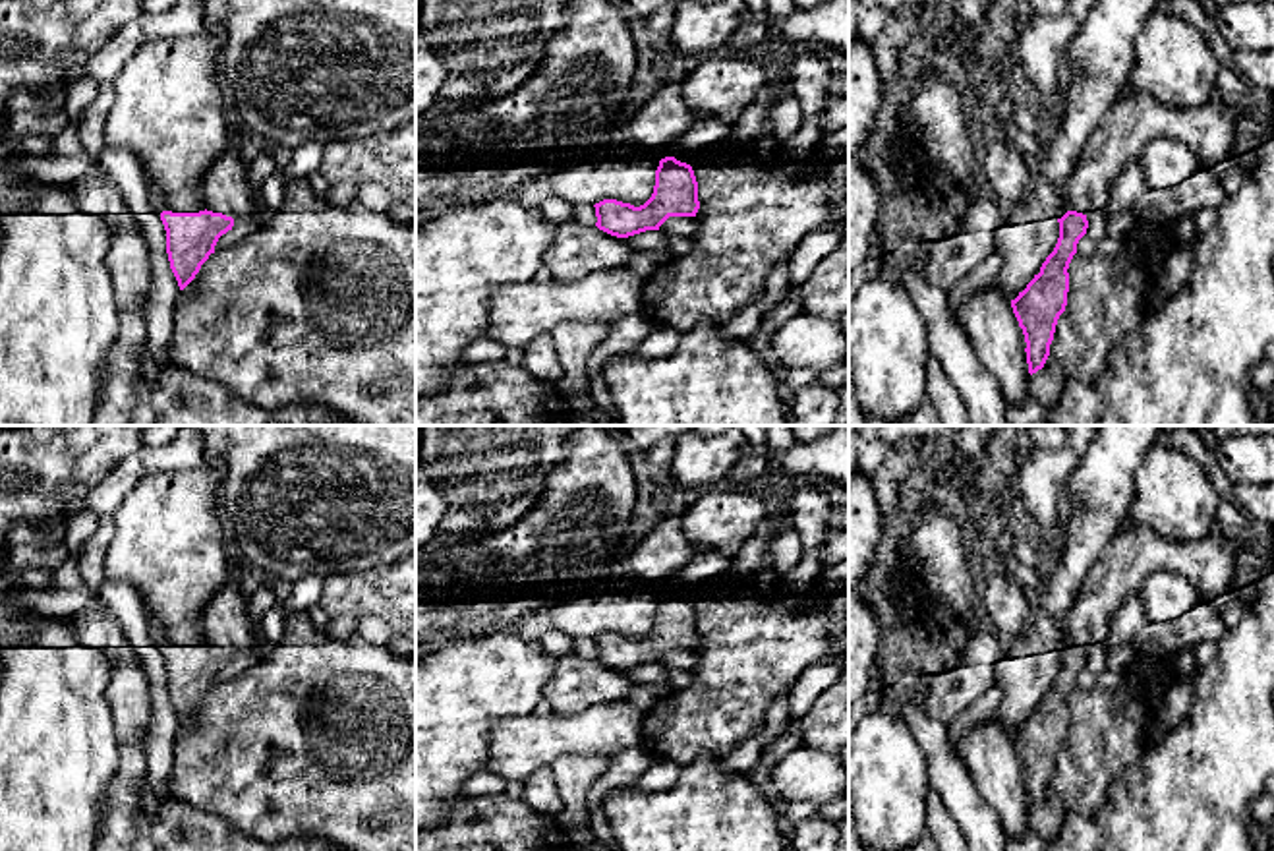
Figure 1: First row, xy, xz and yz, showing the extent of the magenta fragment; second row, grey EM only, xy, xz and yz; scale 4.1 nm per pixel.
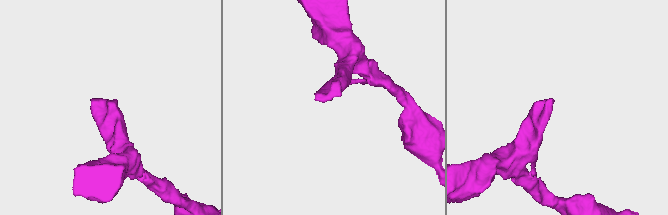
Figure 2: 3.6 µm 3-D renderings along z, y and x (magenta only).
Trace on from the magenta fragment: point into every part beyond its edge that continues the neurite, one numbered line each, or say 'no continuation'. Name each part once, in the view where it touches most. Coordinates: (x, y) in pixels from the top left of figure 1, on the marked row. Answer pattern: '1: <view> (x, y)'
1: xy (225, 188)

